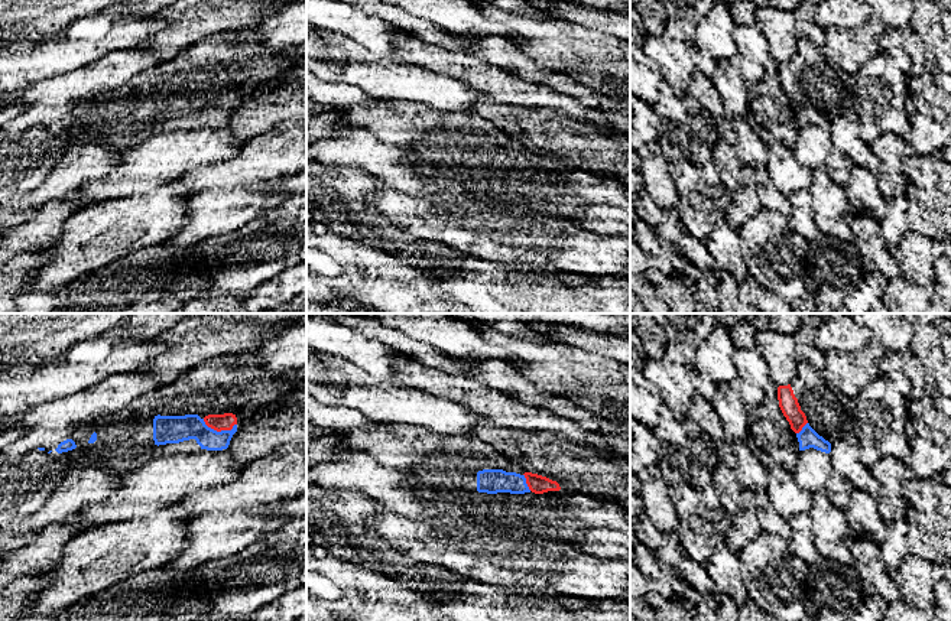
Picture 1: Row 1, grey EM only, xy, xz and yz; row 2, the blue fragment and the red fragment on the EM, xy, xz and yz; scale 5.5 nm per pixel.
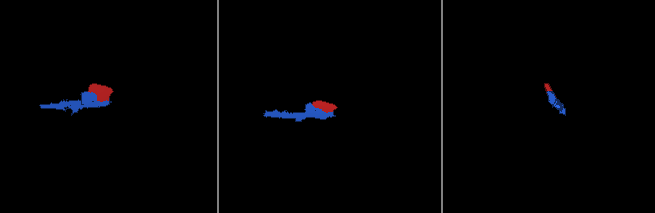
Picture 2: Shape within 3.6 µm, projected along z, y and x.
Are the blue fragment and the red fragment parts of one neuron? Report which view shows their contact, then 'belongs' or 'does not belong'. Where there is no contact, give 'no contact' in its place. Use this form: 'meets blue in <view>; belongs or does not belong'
meets blue in xy; belongs

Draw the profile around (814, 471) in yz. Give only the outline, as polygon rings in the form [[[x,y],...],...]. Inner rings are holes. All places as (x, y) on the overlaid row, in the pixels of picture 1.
[[[814,448],[801,451],[792,477],[801,488],[814,495],[825,494],[834,507],[848,507],[854,488],[834,469],[830,453]]]

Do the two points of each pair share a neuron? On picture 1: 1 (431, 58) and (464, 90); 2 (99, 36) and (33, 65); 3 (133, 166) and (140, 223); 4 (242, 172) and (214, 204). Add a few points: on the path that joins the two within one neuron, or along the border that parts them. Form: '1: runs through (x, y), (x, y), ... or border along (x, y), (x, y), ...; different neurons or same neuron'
1: border along (442, 74), (458, 78), (476, 90); different neurons
2: runs through (83, 42), (49, 57); same neuron
3: border along (169, 182), (149, 192), (107, 197), (104, 200); different neurons
4: border along (262, 181), (253, 185), (204, 188), (197, 192); different neurons

